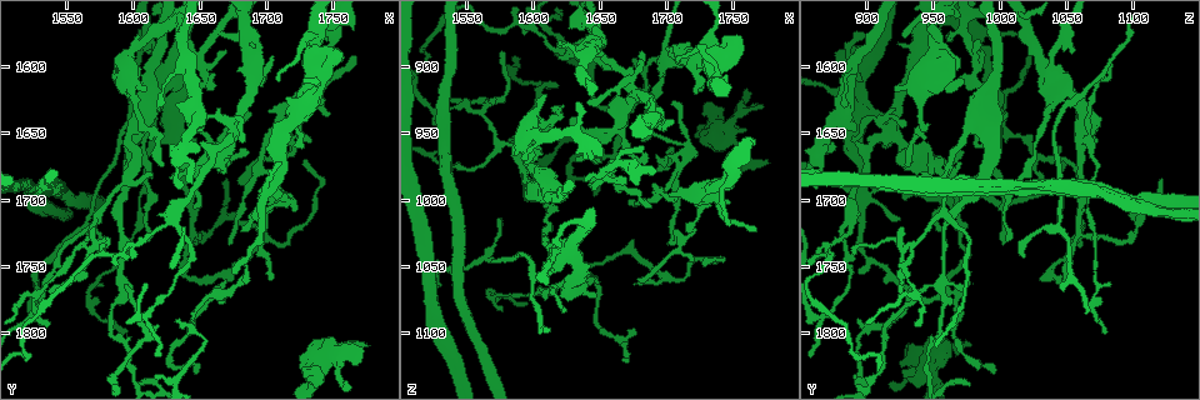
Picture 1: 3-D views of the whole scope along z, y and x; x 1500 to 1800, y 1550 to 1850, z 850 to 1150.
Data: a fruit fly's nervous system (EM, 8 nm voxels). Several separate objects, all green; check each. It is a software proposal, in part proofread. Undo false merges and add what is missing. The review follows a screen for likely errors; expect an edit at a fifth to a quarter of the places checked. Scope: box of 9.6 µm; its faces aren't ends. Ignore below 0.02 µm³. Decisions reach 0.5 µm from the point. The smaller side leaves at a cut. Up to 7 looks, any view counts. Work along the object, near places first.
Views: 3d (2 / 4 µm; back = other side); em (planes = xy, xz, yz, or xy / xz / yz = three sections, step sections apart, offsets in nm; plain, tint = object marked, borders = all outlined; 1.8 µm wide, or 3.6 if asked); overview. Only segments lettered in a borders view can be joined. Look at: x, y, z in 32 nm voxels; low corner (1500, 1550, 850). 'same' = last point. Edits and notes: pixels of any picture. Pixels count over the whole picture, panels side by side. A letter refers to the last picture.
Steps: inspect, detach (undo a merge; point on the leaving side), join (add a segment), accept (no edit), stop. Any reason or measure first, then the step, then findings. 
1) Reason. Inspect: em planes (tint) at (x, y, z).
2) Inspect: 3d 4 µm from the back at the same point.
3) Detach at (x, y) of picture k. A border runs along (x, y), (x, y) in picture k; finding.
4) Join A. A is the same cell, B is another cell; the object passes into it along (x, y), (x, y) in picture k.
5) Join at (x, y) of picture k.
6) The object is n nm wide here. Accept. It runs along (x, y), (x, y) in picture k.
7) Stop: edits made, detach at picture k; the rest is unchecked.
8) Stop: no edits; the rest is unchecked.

An open end. Inspect: em xy step 16 (tint) at (1592, 1602, 968).

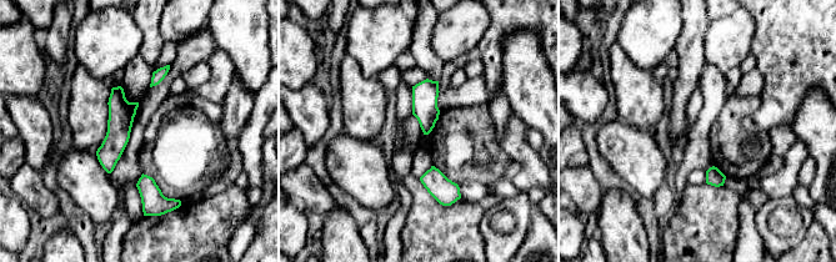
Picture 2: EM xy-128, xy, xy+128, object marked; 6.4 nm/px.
Inspect: em planes (borders) at the same point.

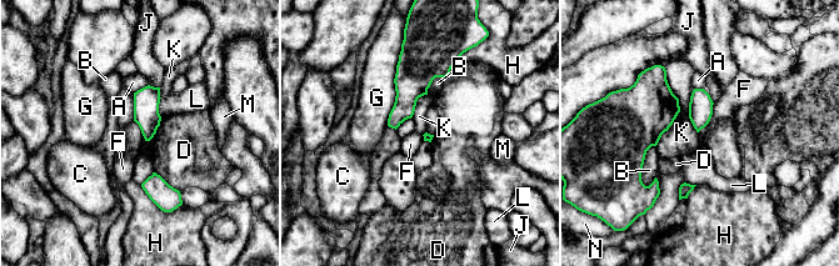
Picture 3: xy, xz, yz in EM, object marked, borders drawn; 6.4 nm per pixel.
Accept. A, B, C, D, F, G, H, J, K, L, M and N are other cells; a border runs along (714, 104), (710, 120), (698, 132) in picture 3; no lettered segment goes on from it.

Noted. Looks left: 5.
Free end. Inspect: 3d 4 µm at (1638, 1580, 986).

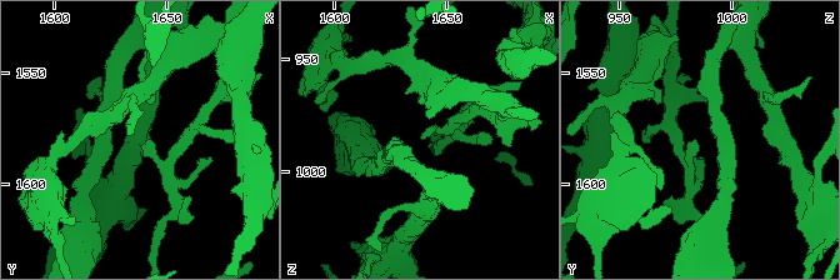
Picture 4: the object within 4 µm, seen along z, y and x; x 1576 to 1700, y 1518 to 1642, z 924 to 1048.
The arms are 190, 190 nm wide. Inspect: em 3.6 µm planes (borders) at (1639, 1583, 985).

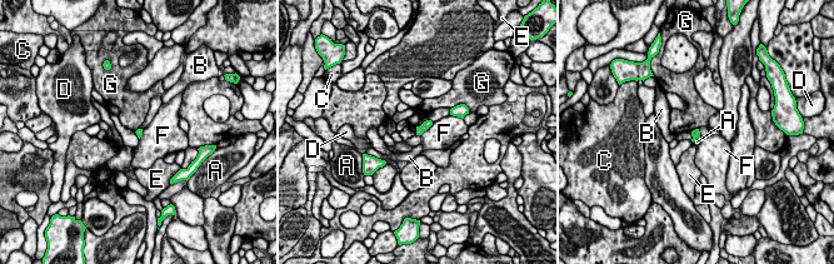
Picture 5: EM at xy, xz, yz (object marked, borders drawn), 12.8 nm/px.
Accept. A, B, C, D, E, F and G are other cells; a border runs along (415, 126), (416, 134) in picture 5; none of them fits.

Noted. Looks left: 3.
Inspect: 3d 2 µm from the back at (1596, 1802, 1078).

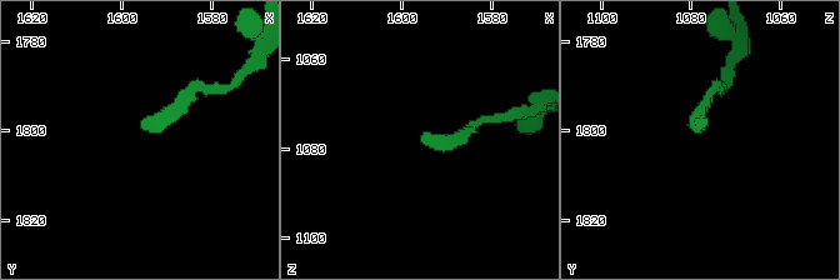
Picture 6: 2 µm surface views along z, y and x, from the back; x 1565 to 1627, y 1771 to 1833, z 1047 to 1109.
Need the tissue. Inspect: em planes (borders) at (1595, 1800, 1078).

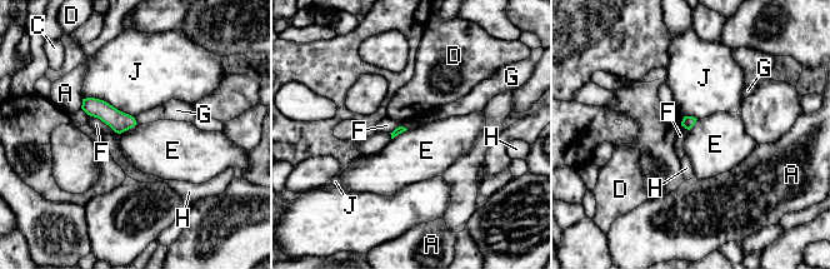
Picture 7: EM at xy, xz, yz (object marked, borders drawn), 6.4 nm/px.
Accept. A, C, D, E, F, G, H and J are other cells; a border runs along (136, 123), (119, 134) in picture 7; none of them fits.

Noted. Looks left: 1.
Stop: no edits; the rest is unchecked.

